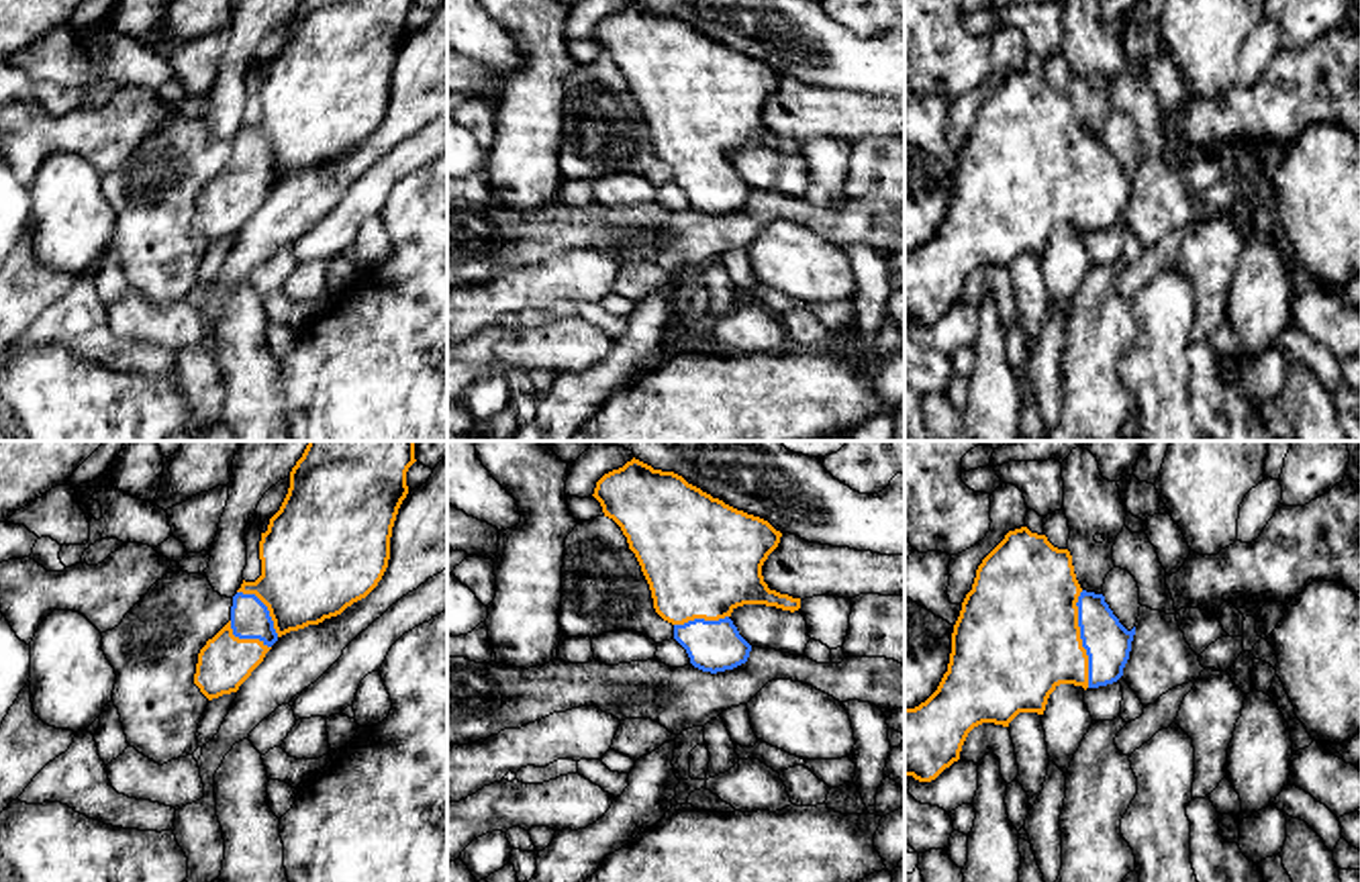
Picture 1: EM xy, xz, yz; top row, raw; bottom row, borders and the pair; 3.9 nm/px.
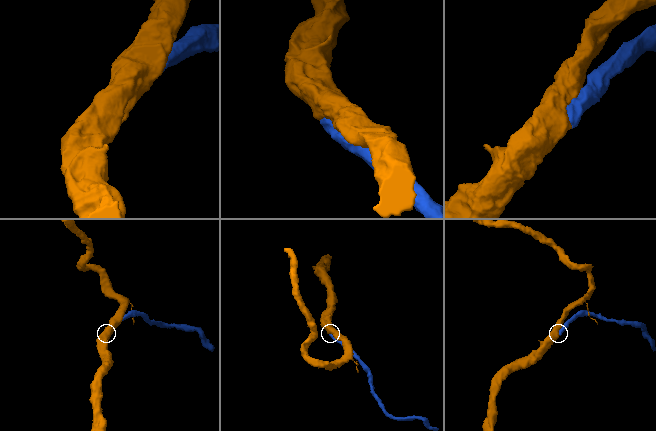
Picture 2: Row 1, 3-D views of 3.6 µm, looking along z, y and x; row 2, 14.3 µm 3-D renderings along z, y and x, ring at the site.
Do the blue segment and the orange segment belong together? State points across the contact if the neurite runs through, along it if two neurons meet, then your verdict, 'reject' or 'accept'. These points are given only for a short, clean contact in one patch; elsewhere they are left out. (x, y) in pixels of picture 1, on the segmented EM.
accept

